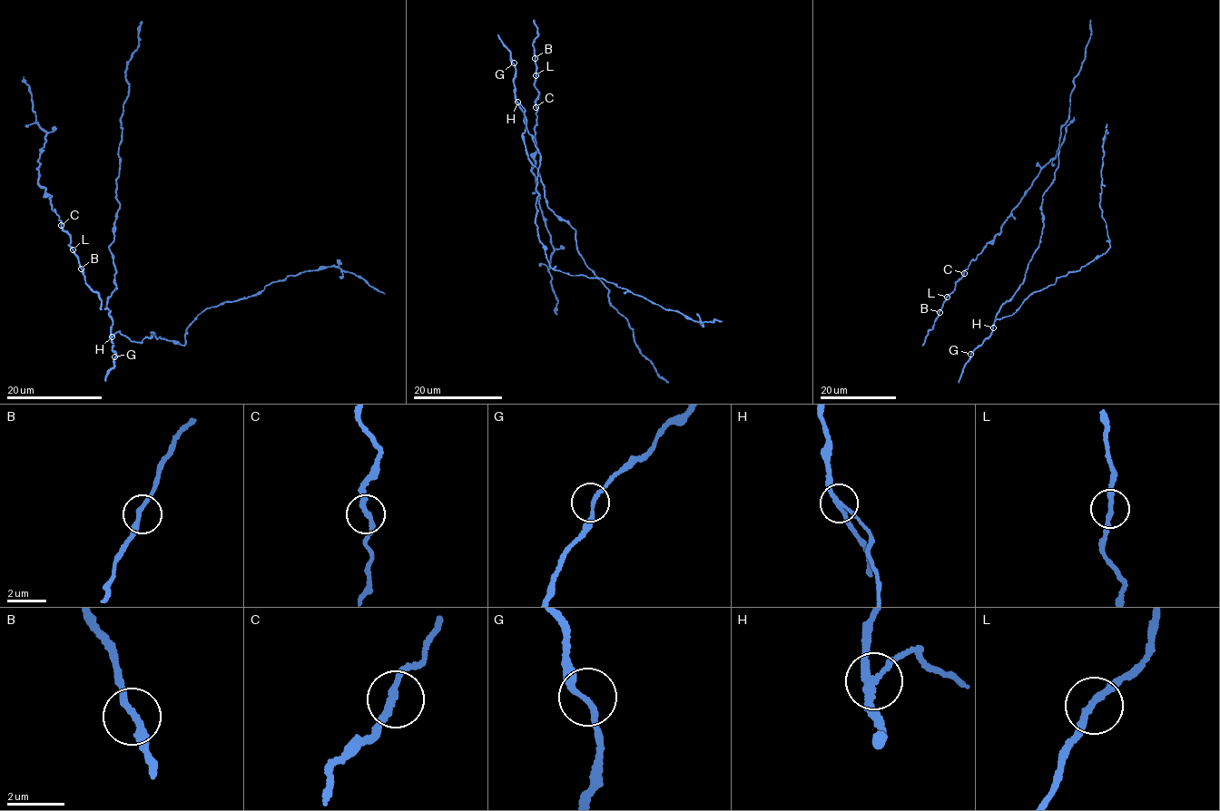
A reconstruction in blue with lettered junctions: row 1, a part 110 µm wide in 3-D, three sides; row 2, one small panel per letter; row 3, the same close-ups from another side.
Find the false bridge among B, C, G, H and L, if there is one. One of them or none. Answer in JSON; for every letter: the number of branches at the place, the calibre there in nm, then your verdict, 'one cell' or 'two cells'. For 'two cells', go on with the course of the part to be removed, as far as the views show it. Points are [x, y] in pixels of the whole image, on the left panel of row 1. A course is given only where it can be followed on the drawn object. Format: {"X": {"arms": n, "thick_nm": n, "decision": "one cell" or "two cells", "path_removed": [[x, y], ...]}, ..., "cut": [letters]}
{"B": {"arms": 2, "thick_nm": 220, "decision": "one cell"}, "C": {"arms": 2, "thick_nm": 220, "decision": "one cell"}, "G": {"arms": 2, "thick_nm": 190, "decision": "one cell"}, "H": {"arms": 3, "thick_nm": 190, "decision": "two cells", "path_removed": [[113, 337], [118, 331], [141, 342], [151, 332], [182, 346], [205, 309], [322, 266], [384, 293]]}, "L": {"arms": 2, "thick_nm": 220, "decision": "one cell"}, "cut": ["H"]}

